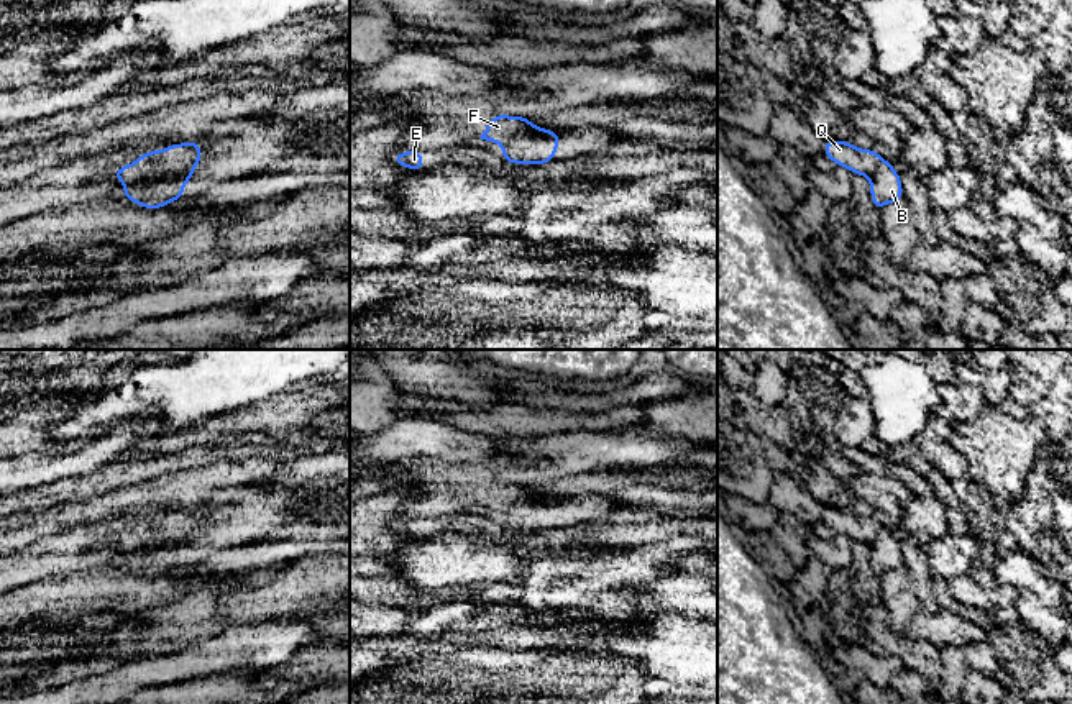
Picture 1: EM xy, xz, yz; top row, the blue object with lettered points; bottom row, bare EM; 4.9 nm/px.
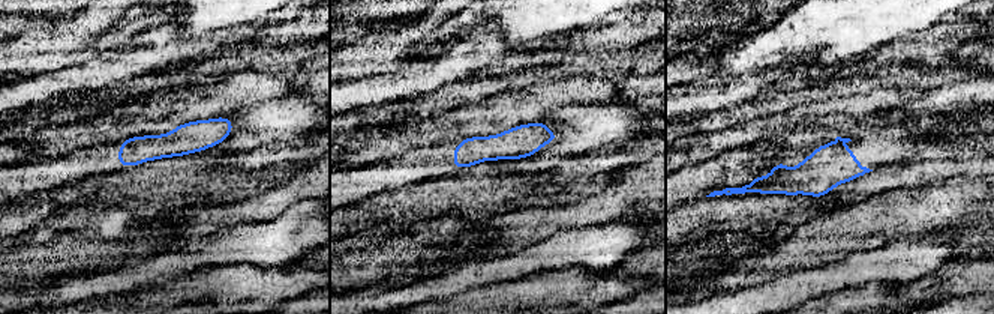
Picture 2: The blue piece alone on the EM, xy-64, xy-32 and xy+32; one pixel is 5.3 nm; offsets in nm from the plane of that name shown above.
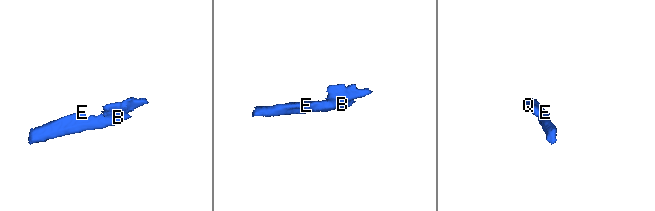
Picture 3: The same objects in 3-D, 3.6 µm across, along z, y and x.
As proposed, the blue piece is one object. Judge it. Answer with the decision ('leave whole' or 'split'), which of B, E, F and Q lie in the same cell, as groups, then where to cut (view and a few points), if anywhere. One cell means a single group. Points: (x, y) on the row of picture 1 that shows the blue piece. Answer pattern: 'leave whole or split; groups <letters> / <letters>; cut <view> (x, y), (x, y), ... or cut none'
split; groups B E / F Q; cut xy (192, 166), (183, 171), (155, 171), (138, 182)

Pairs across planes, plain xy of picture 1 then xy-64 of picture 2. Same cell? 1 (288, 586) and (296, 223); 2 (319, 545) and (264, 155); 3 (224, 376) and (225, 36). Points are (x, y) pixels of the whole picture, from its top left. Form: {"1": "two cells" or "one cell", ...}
{"1": "two cells", "2": "one cell", "3": "two cells"}

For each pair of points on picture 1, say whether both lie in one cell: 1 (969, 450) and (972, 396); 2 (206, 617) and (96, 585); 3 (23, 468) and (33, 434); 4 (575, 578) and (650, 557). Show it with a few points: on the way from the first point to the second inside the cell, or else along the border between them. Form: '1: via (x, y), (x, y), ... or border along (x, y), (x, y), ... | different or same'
1: border along (987, 404), (971, 422) | different
2: border along (151, 608), (127, 617) | different
3: border along (53, 445), (17, 457) | different
4: via (593, 573), (611, 568), (632, 568) | same

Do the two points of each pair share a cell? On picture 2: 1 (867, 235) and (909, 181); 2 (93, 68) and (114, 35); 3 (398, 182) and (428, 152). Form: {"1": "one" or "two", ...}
{"1": "two", "2": "two", "3": "one"}

